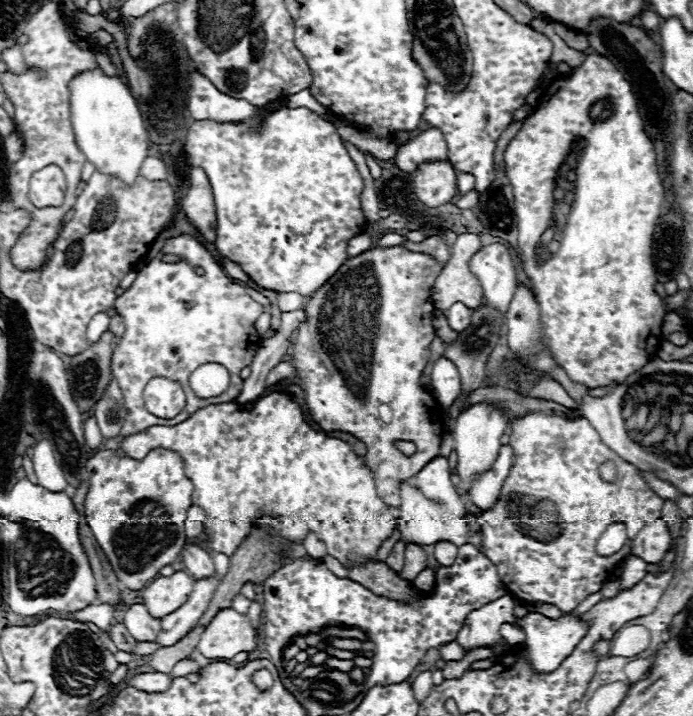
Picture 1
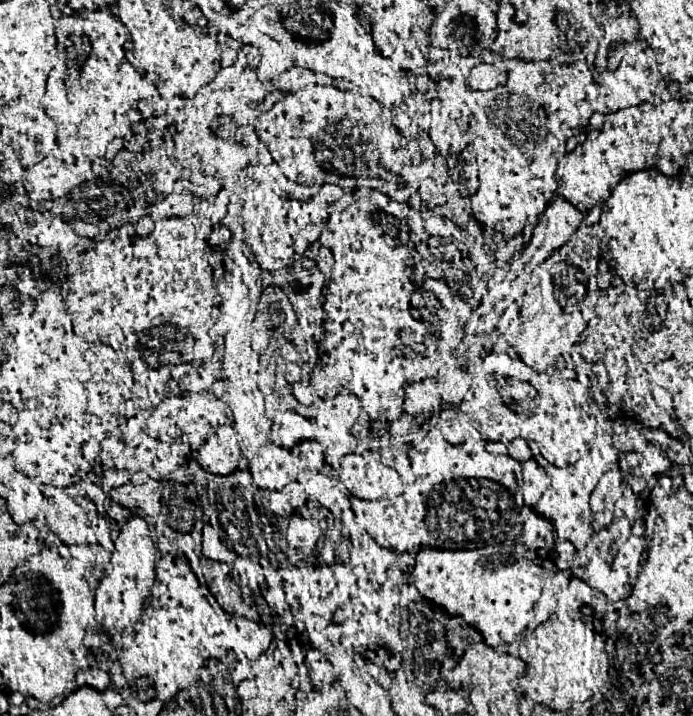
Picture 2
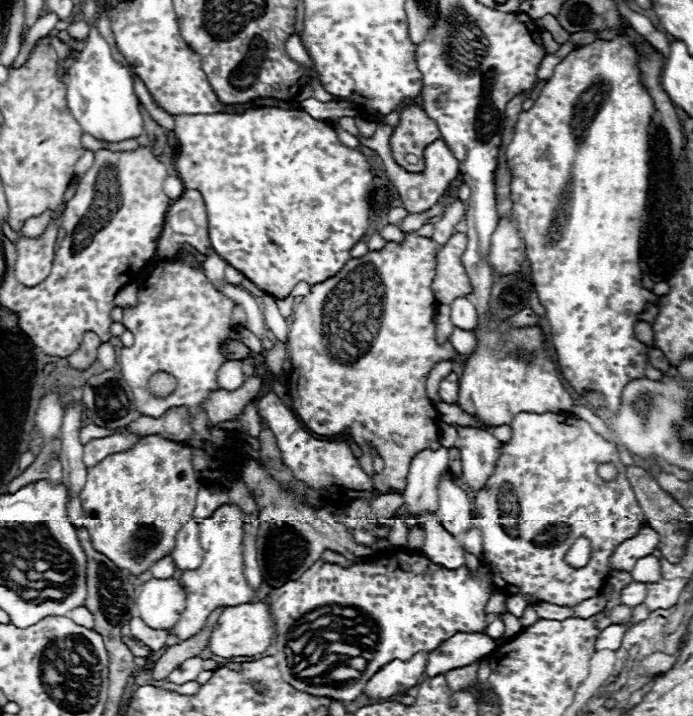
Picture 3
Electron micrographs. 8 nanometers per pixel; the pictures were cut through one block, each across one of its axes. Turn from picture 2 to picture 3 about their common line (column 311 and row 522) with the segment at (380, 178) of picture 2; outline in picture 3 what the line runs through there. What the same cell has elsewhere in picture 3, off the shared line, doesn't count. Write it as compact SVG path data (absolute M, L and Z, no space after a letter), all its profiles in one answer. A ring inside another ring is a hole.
M148 434L132 448L114 452L96 466L88 468L88 480L80 494L82 510L86 514L84 526L98 552L106 554L116 566L122 566L132 574L142 574L164 554L172 552L178 530L192 518L196 494L198 478L192 466L192 450L184 444L166 440L160 434Z

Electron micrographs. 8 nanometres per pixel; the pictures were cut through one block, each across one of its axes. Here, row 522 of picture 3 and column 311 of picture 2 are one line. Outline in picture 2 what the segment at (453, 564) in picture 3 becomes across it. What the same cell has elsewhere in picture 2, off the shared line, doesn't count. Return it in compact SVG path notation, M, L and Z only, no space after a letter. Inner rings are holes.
M282 412L274 416L270 426L270 442L280 448L292 448L302 440L314 440L316 426L308 418L294 412Z

